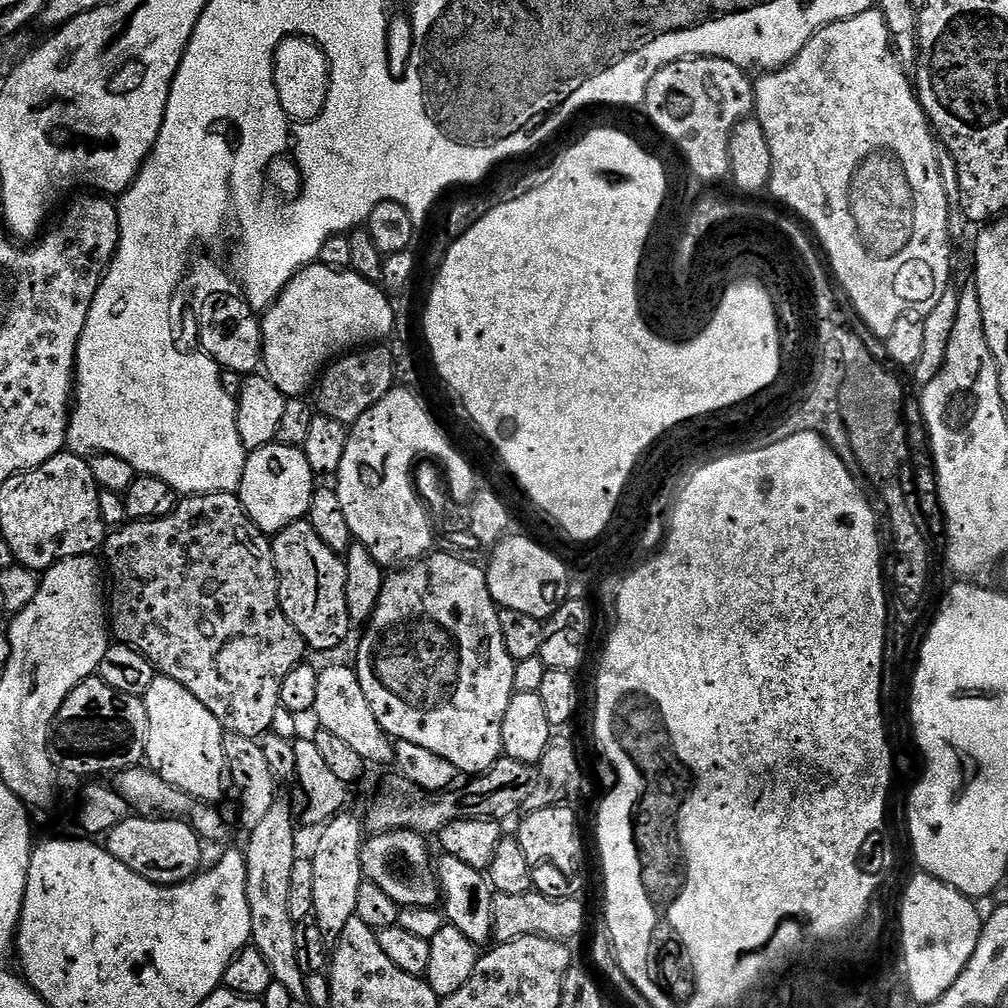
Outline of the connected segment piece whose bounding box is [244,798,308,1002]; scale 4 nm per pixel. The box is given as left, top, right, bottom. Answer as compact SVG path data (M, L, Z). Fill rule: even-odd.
M278 798L270 808L269 813L258 822L258 826L249 831L247 846L244 846L245 860L247 862L247 902L250 903L251 943L262 954L266 962L270 962L272 979L277 984L286 986L290 990L293 1001L307 1001L306 974L302 966L298 966L298 954L295 953L296 924L290 916L287 905L287 895L290 894L291 871L294 862L298 859L296 852L296 830L292 820L292 808L284 798Z

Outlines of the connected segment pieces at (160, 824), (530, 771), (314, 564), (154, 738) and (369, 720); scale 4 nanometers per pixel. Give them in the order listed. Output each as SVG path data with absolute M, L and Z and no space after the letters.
M132 814L127 820L115 824L106 834L109 854L118 858L122 866L134 870L134 874L161 886L181 884L201 871L200 844L200 835L192 829L191 824L179 818L149 818Z
M501 758L489 772L469 779L467 781L469 784L465 788L456 786L443 792L427 792L424 788L414 786L414 782L410 782L404 776L399 774L393 776L393 780L385 782L384 789L377 794L376 801L368 808L368 813L363 813L362 823L365 833L377 836L387 832L406 831L418 832L425 838L431 838L431 836L435 837L446 826L450 826L450 822L458 822L459 820L507 821L507 816L514 815L516 811L519 813L523 809L526 798L530 798L530 794L534 794L534 790L538 787L540 770L534 764Z
M307 519L299 520L294 522L290 526L286 526L278 533L275 533L271 537L272 541L272 553L274 554L274 563L276 563L276 574L280 578L280 609L286 614L286 618L290 623L296 627L298 634L302 634L305 645L309 649L312 648L316 652L332 652L344 639L348 636L348 631L354 628L352 619L348 617L348 611L346 610L346 566L342 557L337 552L330 550L330 546L326 546L326 542L322 542L322 538L318 538L318 534L314 534L314 526L308 524Z
M156 675L150 690L142 697L148 719L146 764L157 772L161 780L170 782L179 792L190 794L205 804L219 805L226 792L226 769L223 752L225 731L223 726L174 678Z
M328 664L325 668L321 667L318 671L318 691L316 701L312 707L312 712L316 720L320 723L319 727L325 732L335 734L342 742L348 743L355 752L362 757L369 765L389 764L394 760L394 741L391 736L387 736L378 726L374 718L374 710L370 710L370 702L366 702L366 694L362 694L362 686L356 677L355 667L344 664Z

